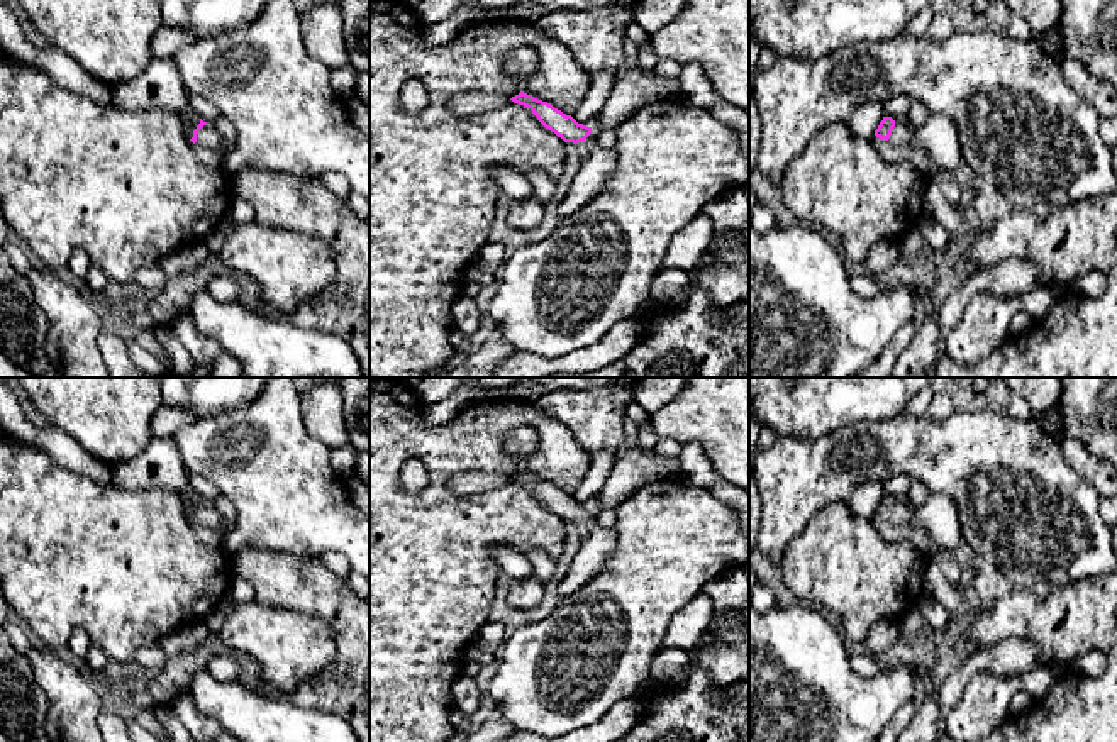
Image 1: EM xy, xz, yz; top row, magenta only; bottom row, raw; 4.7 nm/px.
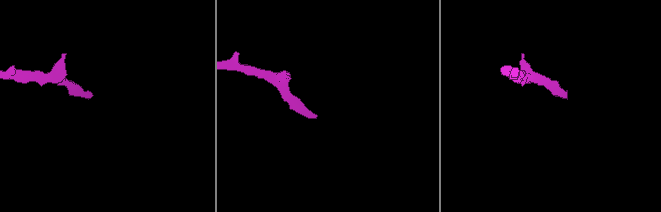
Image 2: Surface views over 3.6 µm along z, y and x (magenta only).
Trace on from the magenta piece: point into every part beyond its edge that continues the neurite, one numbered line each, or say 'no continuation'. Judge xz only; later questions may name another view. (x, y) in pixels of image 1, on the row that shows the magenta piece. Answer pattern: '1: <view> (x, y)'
1: xz (597, 166)

